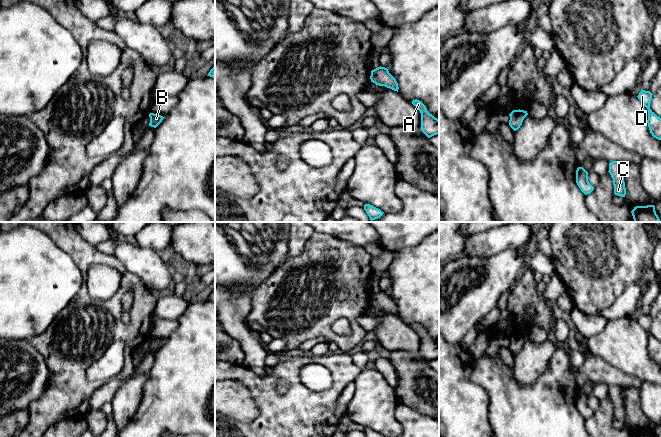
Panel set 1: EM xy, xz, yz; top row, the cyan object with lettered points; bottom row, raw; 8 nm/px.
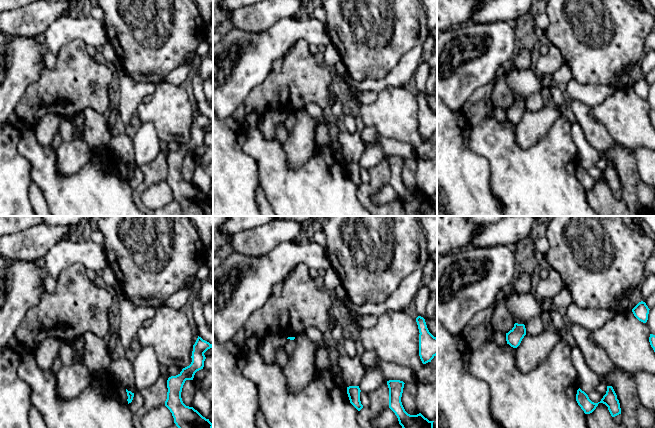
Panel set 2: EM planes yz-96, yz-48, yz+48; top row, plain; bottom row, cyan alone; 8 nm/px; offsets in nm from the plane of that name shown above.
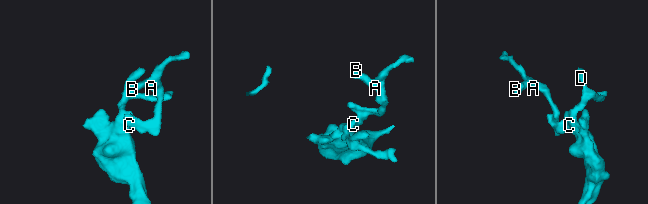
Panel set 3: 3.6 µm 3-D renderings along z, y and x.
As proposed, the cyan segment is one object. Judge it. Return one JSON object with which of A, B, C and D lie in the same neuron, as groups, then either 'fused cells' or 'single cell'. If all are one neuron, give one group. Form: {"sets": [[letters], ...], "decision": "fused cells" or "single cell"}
{"sets": [["A", "B", "C", "D"]], "decision": "single cell"}

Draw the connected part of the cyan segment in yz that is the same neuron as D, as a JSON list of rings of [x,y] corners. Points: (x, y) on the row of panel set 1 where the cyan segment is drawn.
[[[641,90],[637,96],[641,103],[648,109],[648,127],[653,137],[661,140],[661,118],[657,116],[651,109],[650,103],[652,99],[652,93],[650,91]]]

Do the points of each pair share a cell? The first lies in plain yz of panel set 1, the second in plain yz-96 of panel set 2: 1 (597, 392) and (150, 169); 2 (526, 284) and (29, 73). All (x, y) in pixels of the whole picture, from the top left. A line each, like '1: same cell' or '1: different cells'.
1: different cells
2: different cells

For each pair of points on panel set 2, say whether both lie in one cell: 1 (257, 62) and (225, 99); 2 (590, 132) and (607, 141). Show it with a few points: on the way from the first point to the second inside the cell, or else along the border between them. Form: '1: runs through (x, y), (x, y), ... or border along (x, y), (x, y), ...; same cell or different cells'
1: runs through (248, 71), (229, 90); same cell
2: runs through (594, 133), (603, 141); same cell

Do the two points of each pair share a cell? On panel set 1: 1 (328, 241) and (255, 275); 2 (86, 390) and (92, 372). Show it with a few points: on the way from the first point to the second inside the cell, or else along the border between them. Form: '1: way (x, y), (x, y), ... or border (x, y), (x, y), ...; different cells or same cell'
1: border (285, 260), (267, 279); different cells
2: border (97, 359), (86, 371), (86, 377), (95, 383); different cells

